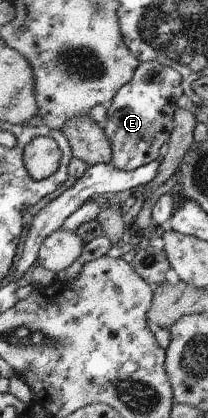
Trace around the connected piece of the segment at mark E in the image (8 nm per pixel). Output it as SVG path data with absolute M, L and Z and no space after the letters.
M156 61L139 62L135 73L109 102L105 128L102 129L111 145L111 165L119 171L135 171L159 157L159 149L169 142L174 129L174 113L179 111L176 101L184 94L183 77L172 67L159 65Z

